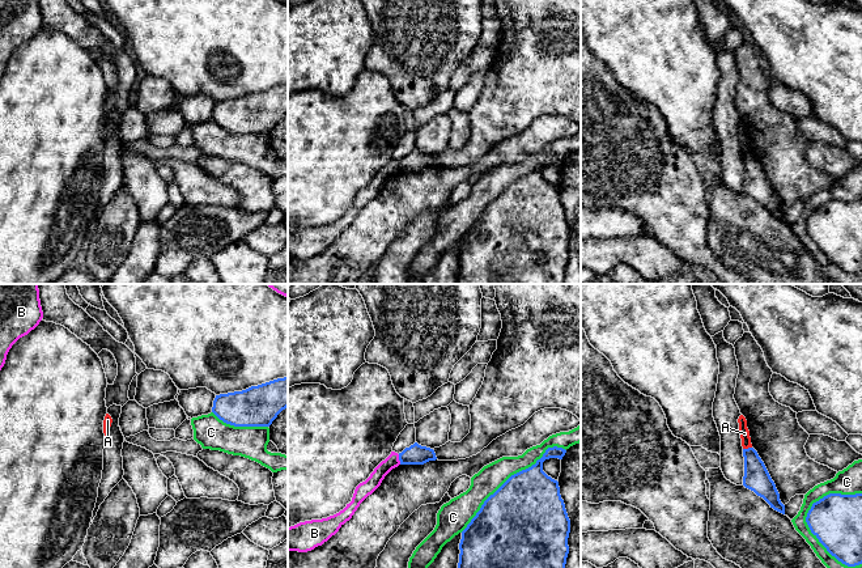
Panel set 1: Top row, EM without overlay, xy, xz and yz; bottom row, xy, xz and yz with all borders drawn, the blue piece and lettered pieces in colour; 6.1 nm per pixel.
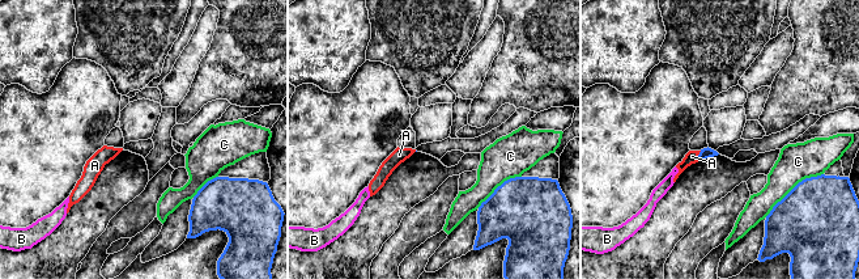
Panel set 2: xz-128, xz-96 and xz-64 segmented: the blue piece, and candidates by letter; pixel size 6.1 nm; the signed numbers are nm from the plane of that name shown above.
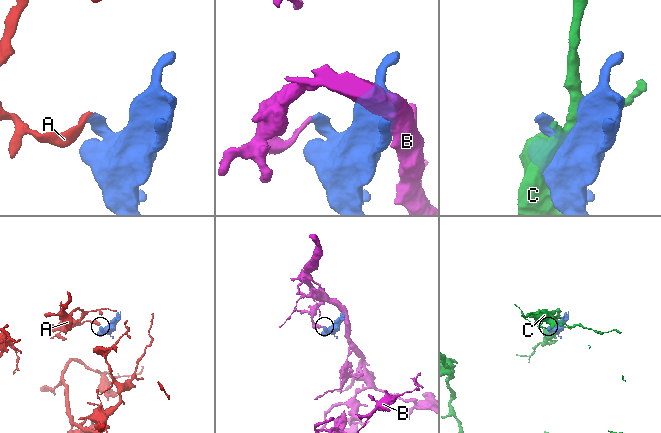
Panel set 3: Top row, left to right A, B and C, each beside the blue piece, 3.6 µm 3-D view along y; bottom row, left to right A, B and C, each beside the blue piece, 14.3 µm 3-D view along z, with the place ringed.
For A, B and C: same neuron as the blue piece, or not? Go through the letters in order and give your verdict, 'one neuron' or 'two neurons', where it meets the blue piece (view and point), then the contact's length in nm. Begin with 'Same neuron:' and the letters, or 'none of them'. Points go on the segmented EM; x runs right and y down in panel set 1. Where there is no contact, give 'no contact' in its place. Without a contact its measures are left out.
Same neuron: none of them
A: two neurons; meets blue in yz at (748, 448); contact 60 nm long
B: two neurons; meets blue in xz at (399, 460); contact 70 nm long
C: two neurons; meets blue in yz at (814, 534); contact 480 nm long

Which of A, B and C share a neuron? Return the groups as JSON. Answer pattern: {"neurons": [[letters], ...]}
{"neurons": [["A"], ["B"], ["C"]]}

